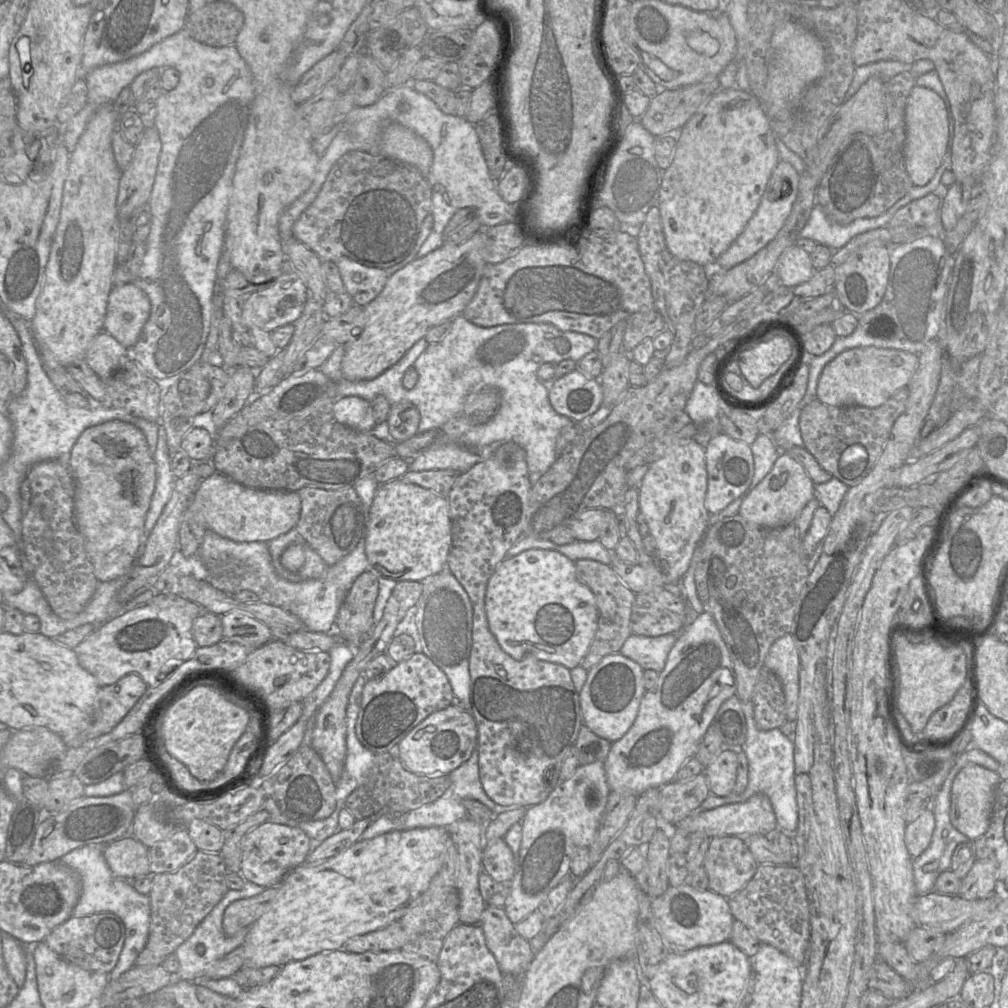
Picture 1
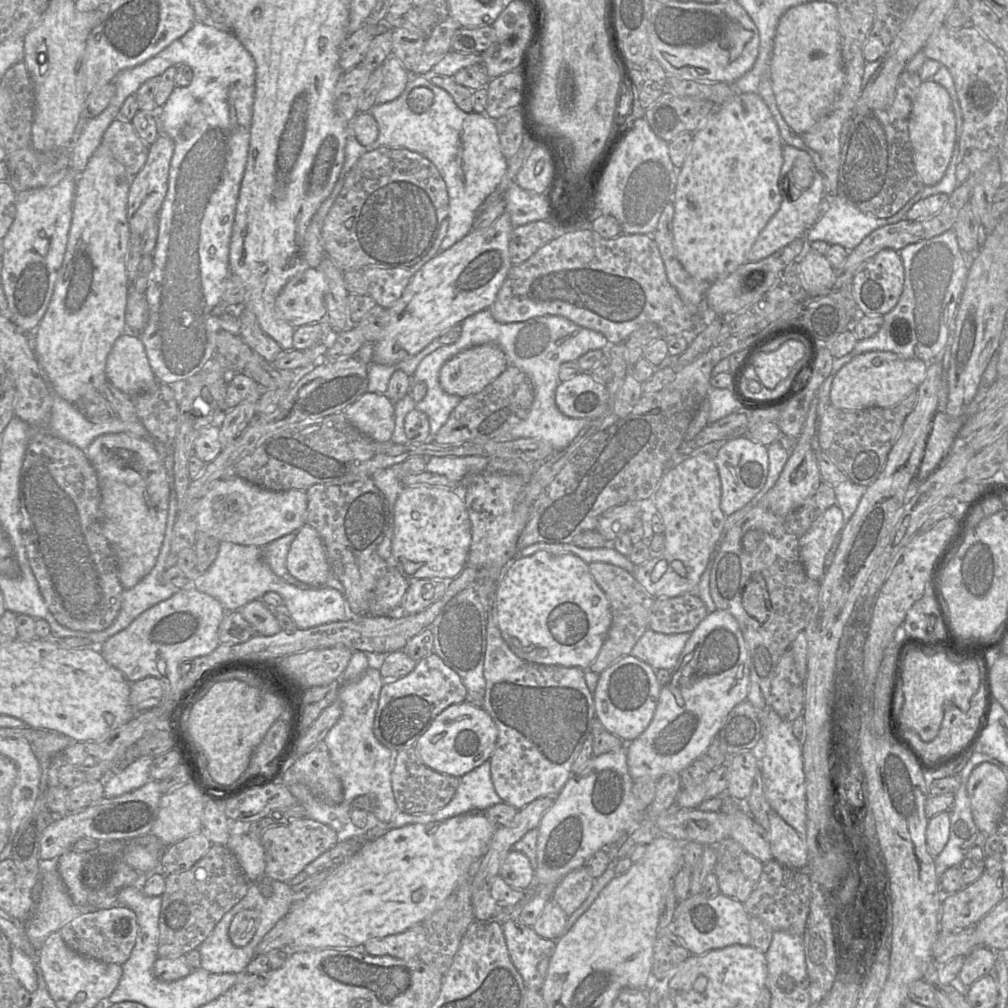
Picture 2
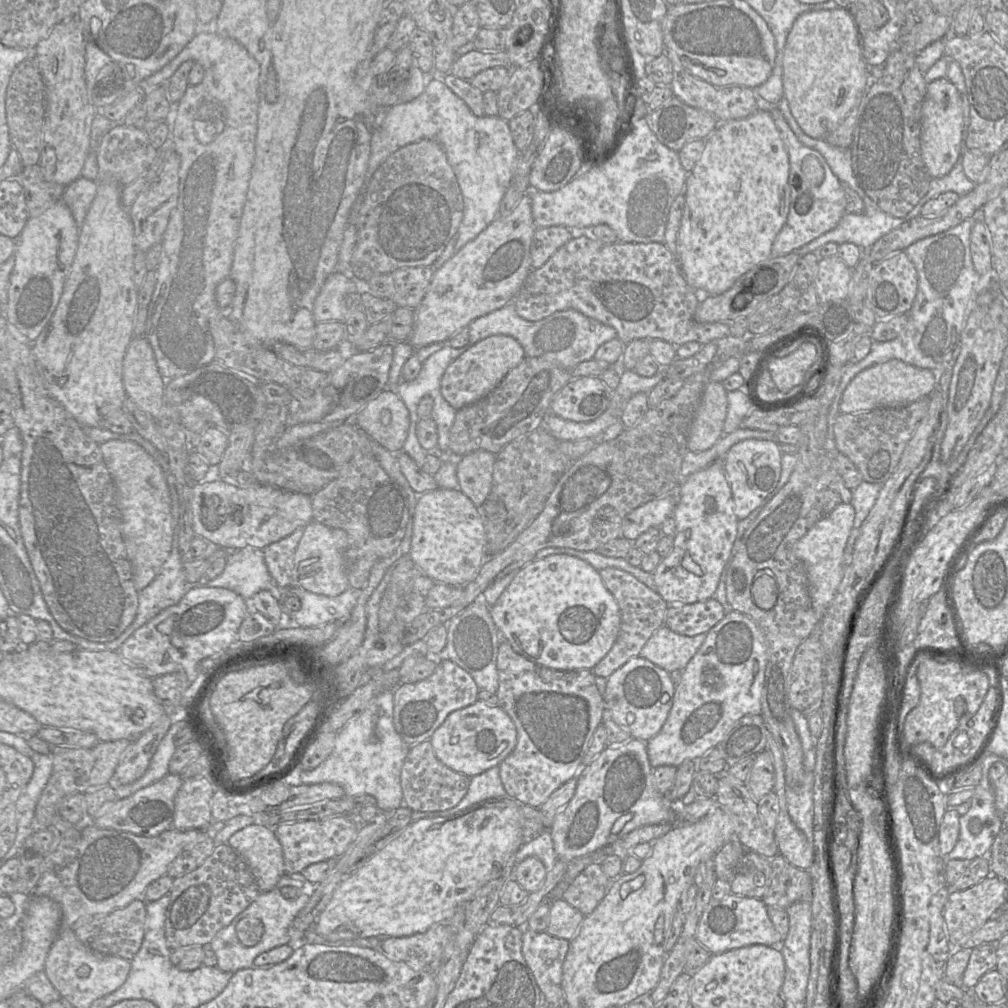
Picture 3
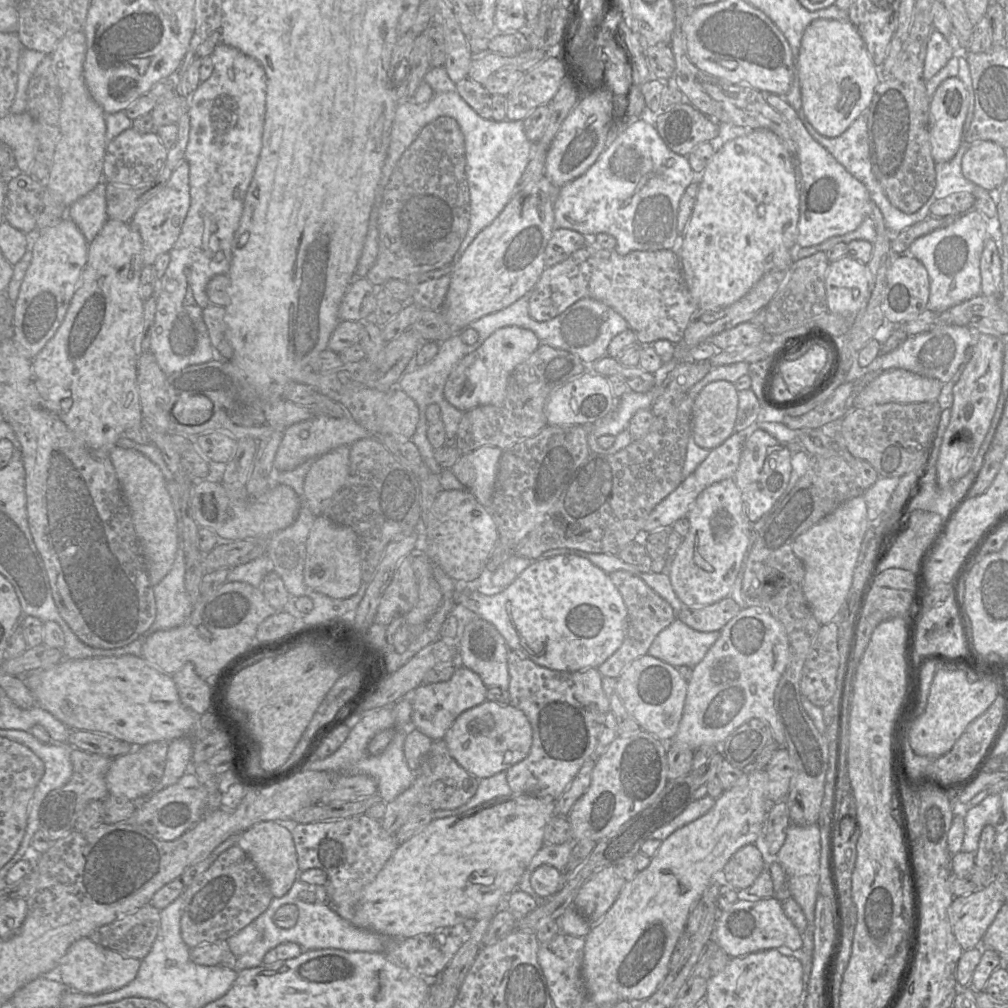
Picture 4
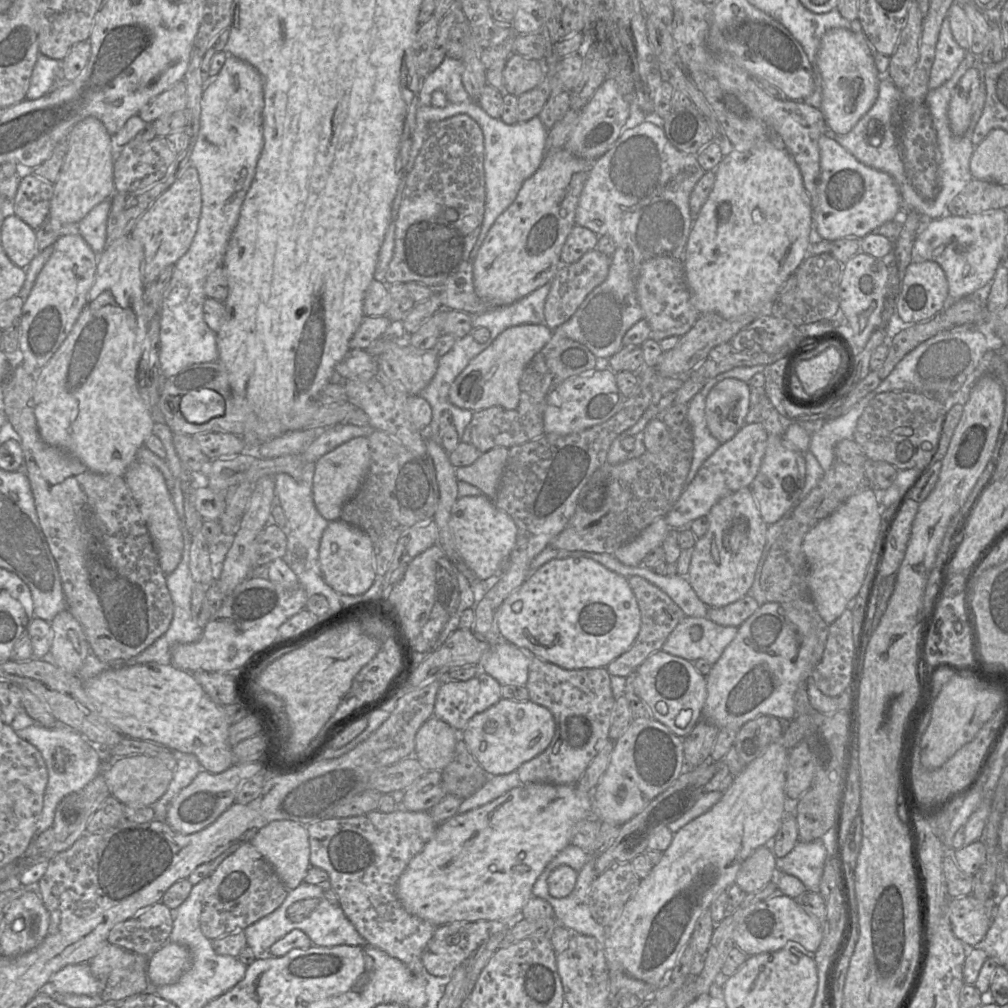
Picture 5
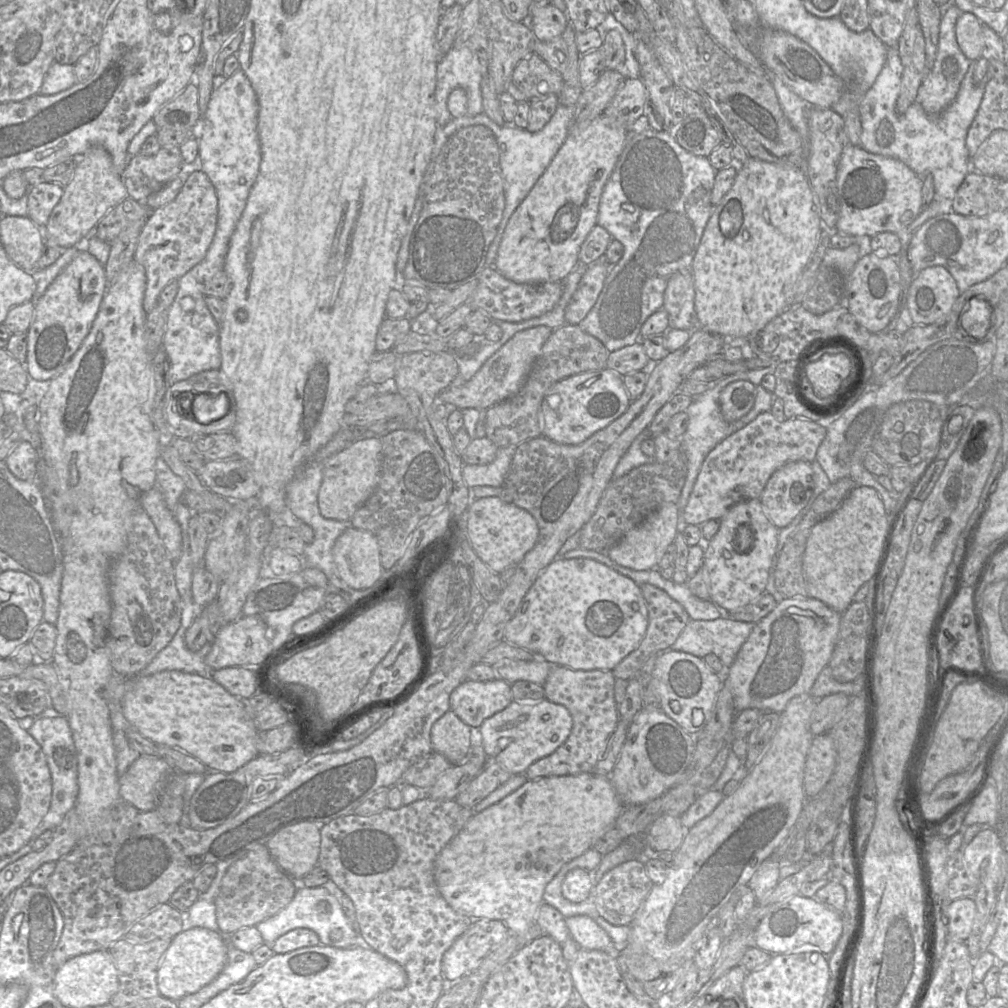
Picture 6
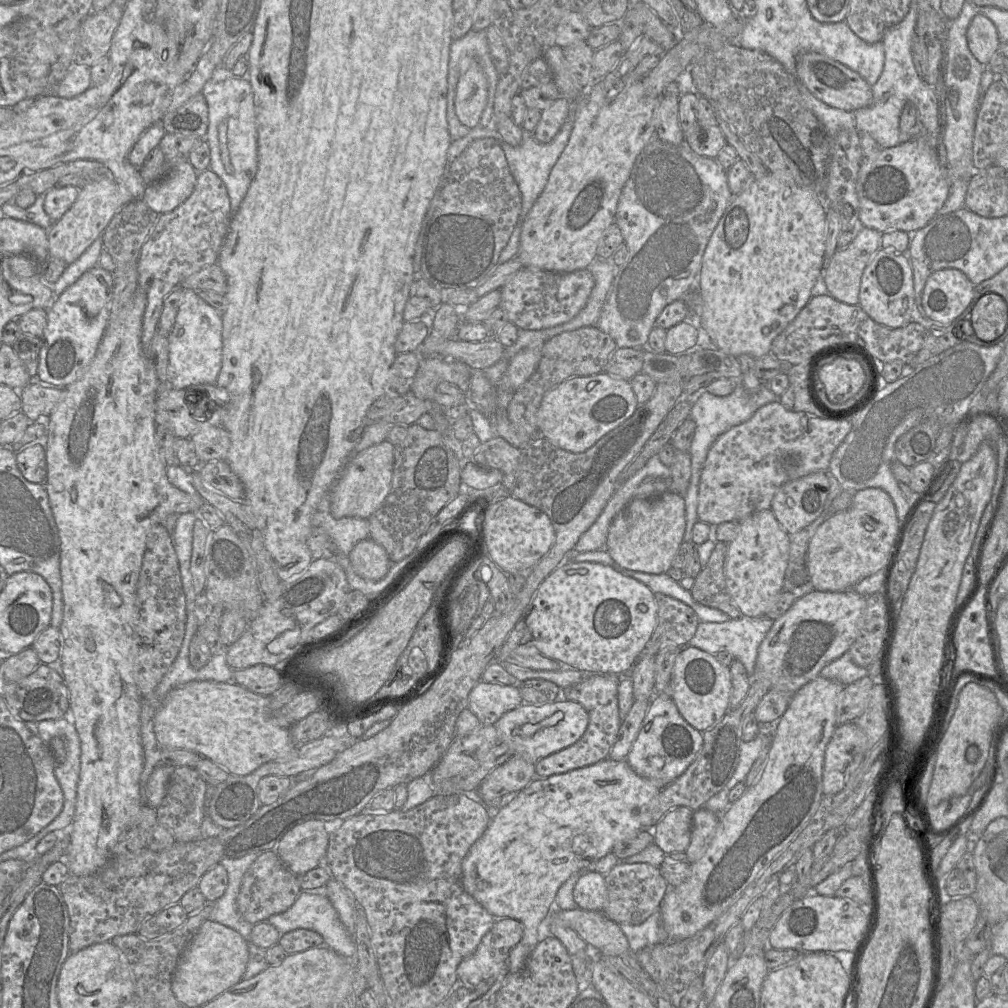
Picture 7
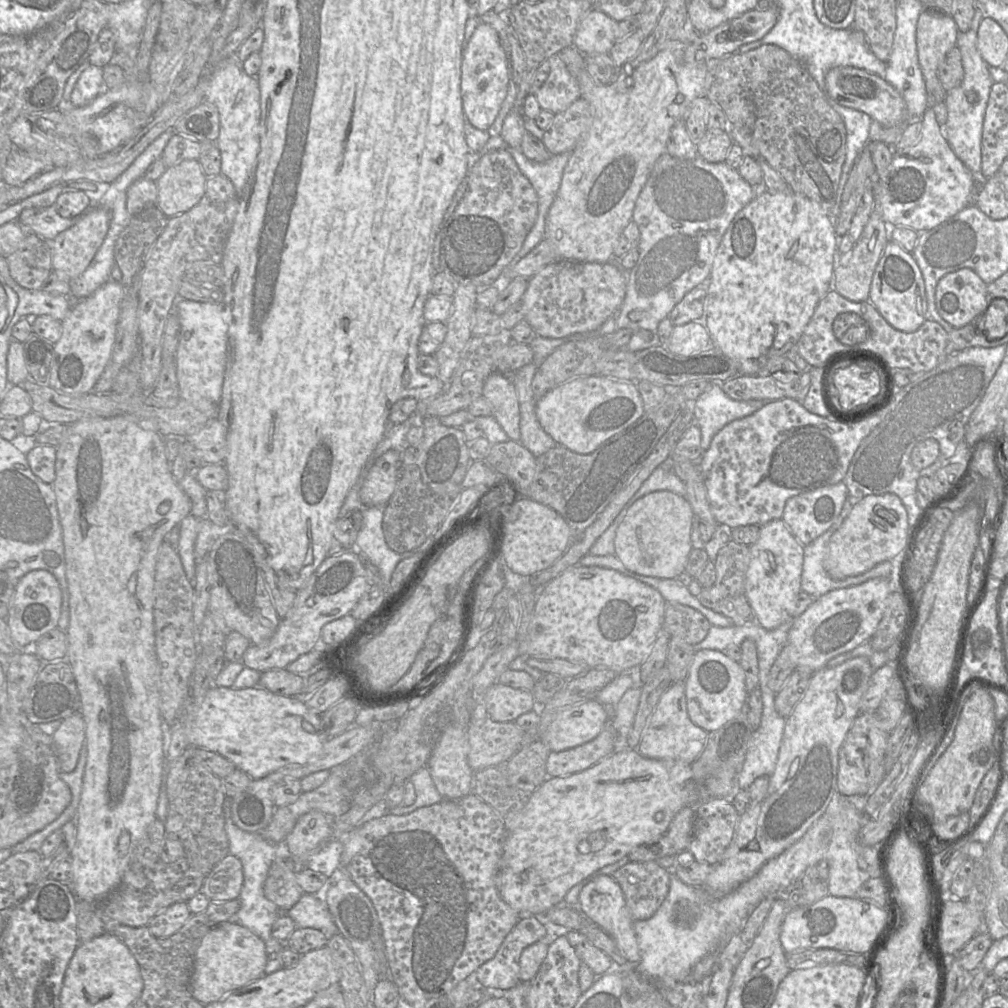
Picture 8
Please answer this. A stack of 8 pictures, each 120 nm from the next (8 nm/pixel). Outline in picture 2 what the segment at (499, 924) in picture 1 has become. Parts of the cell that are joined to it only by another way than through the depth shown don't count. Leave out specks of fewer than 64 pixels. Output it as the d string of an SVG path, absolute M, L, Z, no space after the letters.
M519 919L502 923L502 929L511 961L525 986L540 991L556 948L556 940L542 938Z

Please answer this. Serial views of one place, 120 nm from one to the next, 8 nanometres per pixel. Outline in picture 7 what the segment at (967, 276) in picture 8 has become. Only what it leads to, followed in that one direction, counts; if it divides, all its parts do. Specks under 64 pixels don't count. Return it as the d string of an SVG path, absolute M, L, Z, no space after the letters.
M958 269L935 271L926 280L921 296L925 316L949 325L963 315L974 299L975 285Z

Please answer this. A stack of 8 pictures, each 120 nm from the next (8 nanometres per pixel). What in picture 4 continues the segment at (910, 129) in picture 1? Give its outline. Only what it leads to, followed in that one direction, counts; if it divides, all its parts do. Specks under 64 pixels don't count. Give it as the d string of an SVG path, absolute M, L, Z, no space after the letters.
M958 77L945 80L930 98L929 136L935 163L947 162L957 153L968 107L968 92Z

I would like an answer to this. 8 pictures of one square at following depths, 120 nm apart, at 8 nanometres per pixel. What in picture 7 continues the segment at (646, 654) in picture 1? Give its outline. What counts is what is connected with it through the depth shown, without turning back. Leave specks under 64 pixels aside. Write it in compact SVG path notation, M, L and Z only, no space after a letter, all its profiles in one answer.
M744 615L735 619L730 618L726 622L700 622L687 646L698 648L712 655L726 651L744 665L747 675L751 677L755 672L758 648L773 622L774 620L766 617L755 618Z

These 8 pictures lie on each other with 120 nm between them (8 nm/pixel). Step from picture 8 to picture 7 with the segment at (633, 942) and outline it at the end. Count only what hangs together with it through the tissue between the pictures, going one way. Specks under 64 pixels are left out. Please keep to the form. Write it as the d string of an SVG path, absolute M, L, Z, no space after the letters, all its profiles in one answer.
M591 871L584 873L574 886L573 898L582 909L603 911L608 900L604 875Z

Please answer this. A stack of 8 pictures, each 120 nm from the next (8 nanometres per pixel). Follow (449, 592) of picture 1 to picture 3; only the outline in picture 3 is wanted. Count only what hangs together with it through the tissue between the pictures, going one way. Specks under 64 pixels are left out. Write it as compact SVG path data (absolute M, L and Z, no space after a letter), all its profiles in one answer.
M475 599L447 624L447 642L444 656L464 669L475 681L479 690L495 694L499 687L497 672L498 629L489 612L489 607Z

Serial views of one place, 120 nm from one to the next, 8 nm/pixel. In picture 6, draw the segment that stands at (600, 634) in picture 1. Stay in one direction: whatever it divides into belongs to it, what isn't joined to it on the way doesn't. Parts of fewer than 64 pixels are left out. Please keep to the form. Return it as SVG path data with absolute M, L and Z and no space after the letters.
M647 583L640 584L639 586L647 607L648 626L638 647L612 669L612 674L615 678L624 680L636 677L646 660L652 654L671 650L670 647L677 640L678 636L690 620L685 609L678 602L673 600L665 591Z

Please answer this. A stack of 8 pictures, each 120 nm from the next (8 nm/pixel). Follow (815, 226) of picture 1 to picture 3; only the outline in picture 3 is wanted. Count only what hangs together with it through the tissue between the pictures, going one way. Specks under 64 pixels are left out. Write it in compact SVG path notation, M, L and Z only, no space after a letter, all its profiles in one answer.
M863 194L859 196L865 205L865 211L862 214L845 213L835 228L794 252L802 257L829 242L837 244L849 242L862 249L869 249L882 236L908 221L908 219L877 217L877 204L868 196Z

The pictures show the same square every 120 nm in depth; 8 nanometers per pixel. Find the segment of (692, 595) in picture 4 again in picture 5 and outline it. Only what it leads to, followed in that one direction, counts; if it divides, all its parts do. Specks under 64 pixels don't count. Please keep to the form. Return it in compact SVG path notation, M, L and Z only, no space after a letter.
M749 488L720 499L706 518L708 530L692 549L686 579L708 608L719 608L748 595L767 541L768 525L762 520Z

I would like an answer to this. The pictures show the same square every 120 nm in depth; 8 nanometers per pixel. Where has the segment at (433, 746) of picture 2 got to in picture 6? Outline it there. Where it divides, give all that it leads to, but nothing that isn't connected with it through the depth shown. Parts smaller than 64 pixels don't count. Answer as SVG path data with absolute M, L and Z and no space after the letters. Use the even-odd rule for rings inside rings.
M543 699L538 702L512 701L505 709L486 719L479 727L488 759L511 775L524 774L535 761L552 754L570 735L572 717L561 704ZM548 715L548 720L543 716Z

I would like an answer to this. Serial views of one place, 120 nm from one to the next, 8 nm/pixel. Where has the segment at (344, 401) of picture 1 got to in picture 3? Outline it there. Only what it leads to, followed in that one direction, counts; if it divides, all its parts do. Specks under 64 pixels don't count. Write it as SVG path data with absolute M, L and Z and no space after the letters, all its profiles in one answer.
M390 386L367 403L355 416L356 425L372 439L393 453L400 452L408 435L410 414L397 394L397 388Z

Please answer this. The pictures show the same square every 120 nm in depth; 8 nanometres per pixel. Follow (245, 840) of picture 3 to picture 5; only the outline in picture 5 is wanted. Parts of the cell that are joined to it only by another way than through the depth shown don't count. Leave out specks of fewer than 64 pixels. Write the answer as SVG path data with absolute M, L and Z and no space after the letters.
M287 820L273 821L261 828L250 842L272 866L289 891L304 882L311 867L309 836L305 825Z

